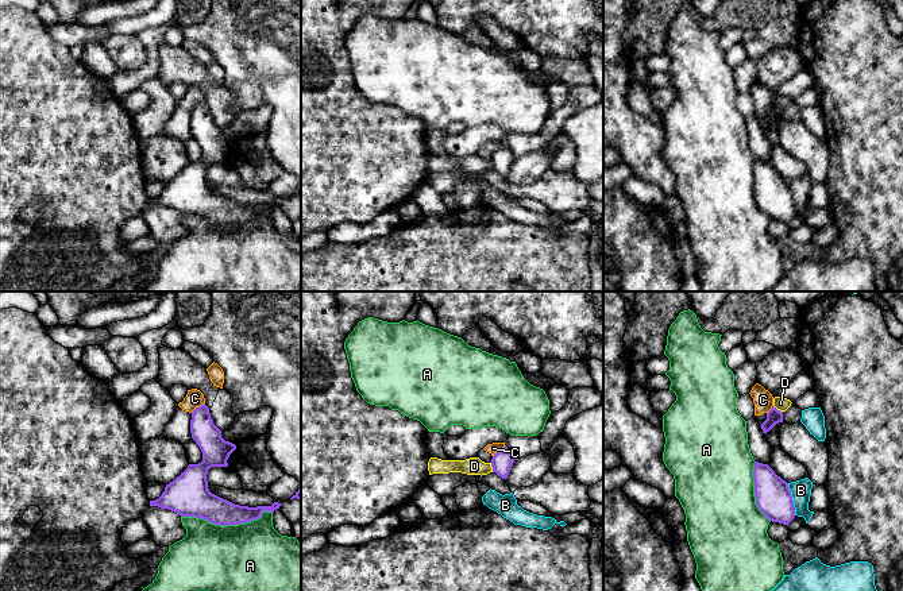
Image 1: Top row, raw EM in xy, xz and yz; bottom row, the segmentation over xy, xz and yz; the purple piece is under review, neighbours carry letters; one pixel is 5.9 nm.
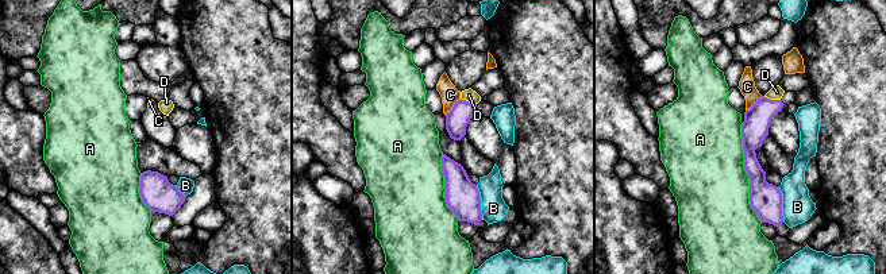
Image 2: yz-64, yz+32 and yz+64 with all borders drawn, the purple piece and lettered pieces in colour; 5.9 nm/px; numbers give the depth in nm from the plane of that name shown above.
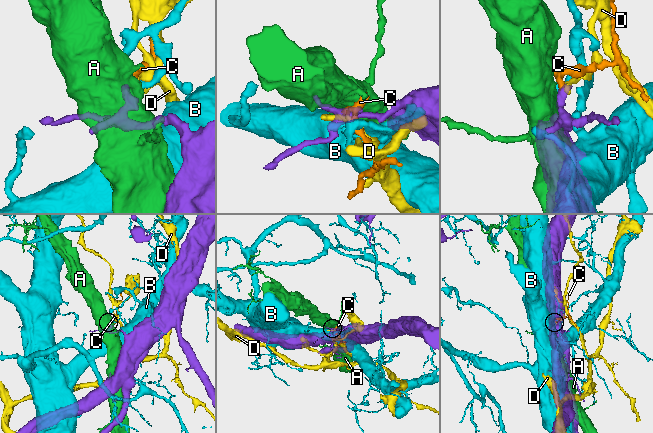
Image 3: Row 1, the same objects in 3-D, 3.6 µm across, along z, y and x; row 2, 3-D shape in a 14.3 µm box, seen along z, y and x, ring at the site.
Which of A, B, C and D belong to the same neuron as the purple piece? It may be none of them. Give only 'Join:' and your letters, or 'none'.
Join: none

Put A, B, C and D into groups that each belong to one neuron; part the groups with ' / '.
A C / B / D

